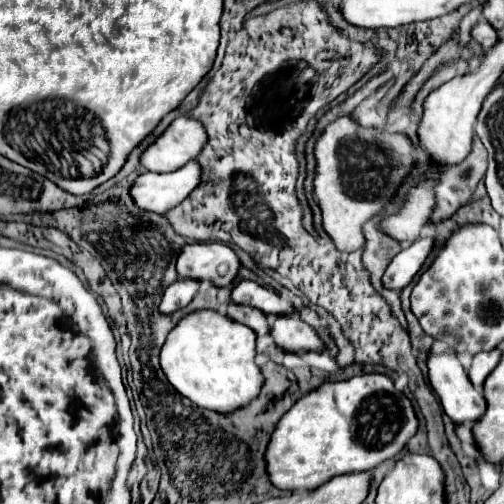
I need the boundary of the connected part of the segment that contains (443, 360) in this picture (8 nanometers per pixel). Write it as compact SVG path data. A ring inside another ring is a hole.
M430 352L428 380L438 394L448 418L460 424L476 424L486 412L484 396L472 386L462 364L448 354Z

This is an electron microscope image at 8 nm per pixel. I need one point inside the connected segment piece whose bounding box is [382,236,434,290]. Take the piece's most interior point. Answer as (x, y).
(403, 268)

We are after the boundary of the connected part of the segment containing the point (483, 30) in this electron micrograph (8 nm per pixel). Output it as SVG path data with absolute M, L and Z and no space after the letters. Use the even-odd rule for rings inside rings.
M480 20L474 28L472 28L472 38L476 42L480 42L480 46L484 50L490 50L492 46L496 46L494 42L498 42L498 32L486 24L486 20Z

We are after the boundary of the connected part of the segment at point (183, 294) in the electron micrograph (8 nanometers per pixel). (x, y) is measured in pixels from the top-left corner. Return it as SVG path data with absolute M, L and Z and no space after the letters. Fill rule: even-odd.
M176 280L174 284L170 284L162 296L162 304L160 304L160 310L164 314L170 314L170 312L176 312L180 308L186 308L196 292L198 292L198 286L200 282L198 280Z

